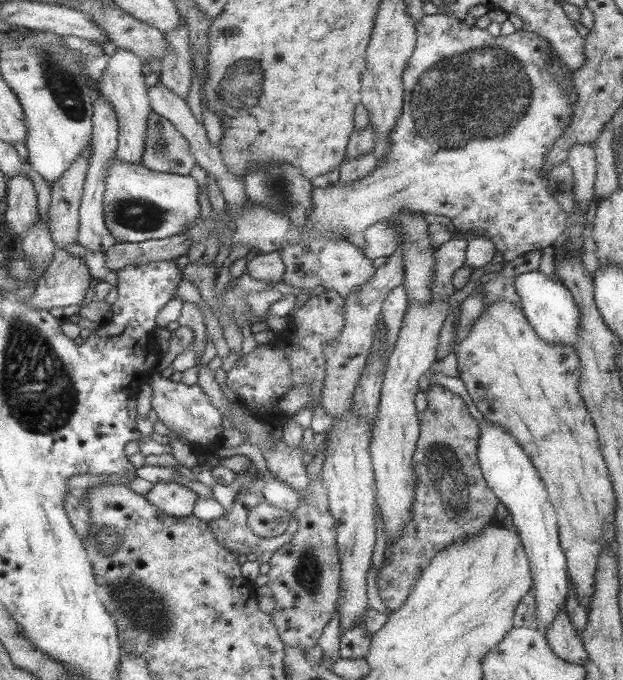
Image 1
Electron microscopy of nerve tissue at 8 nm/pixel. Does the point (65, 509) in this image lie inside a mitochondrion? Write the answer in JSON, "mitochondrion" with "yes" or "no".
{"mitochondrion":"no"}

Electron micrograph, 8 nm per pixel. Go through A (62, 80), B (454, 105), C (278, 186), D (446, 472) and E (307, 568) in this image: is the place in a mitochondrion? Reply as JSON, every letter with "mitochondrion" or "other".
{"A":"mitochondrion","B":"mitochondrion","C":"mitochondrion","D":"mitochondrion","E":"mitochondrion"}

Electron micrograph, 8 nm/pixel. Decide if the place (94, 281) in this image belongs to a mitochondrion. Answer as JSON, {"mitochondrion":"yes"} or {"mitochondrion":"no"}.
{"mitochondrion":"no"}

